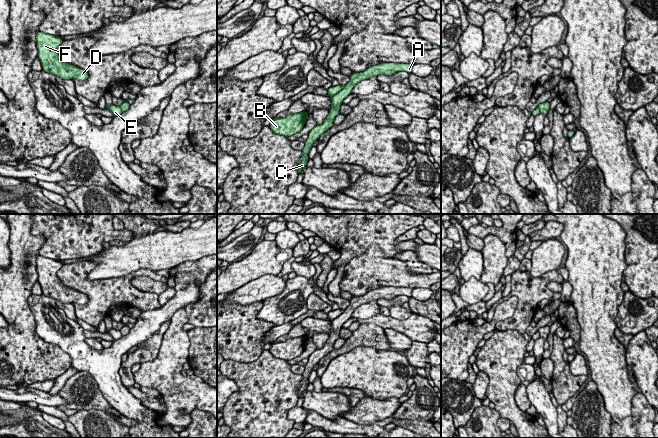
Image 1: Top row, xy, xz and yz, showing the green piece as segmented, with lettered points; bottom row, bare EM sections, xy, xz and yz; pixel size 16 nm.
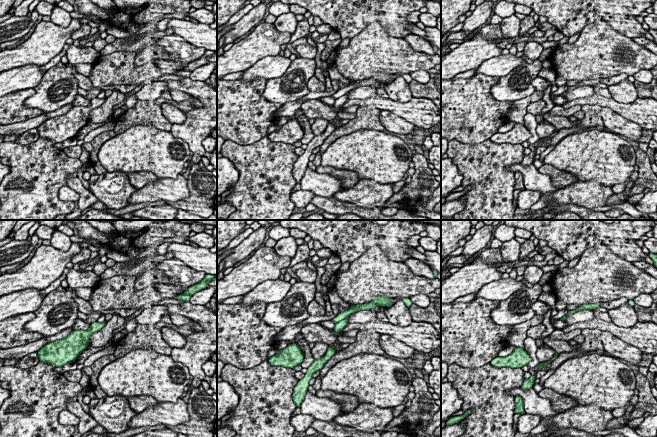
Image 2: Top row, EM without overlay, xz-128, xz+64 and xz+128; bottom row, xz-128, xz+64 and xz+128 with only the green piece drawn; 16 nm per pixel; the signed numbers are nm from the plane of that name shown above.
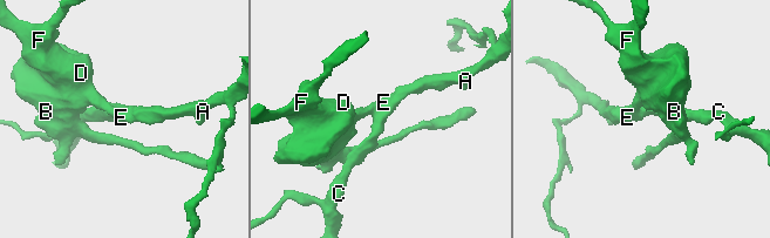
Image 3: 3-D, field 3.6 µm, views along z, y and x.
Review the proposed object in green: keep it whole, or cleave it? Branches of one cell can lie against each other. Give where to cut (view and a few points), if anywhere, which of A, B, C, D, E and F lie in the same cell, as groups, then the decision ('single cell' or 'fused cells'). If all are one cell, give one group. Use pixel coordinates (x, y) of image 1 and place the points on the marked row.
xz (344, 86), (331, 97) | A C / B D E F | fused cells

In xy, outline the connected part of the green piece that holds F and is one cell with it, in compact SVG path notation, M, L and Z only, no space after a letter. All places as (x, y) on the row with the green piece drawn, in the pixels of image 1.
M37 32L37 58L41 62L42 69L62 79L86 80L88 78L87 71L64 62L58 55L57 48L61 45L62 41L59 36Z

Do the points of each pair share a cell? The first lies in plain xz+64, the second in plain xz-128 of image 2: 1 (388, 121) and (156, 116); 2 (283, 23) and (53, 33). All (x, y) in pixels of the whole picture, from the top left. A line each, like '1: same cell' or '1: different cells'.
1: different cells
2: different cells

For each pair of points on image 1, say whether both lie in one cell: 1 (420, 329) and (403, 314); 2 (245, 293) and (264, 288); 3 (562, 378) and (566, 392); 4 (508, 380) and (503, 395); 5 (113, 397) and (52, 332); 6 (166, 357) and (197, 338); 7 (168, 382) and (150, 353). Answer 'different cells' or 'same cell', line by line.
1: different cells
2: same cell
3: same cell
4: same cell
5: same cell
6: different cells
7: different cells

